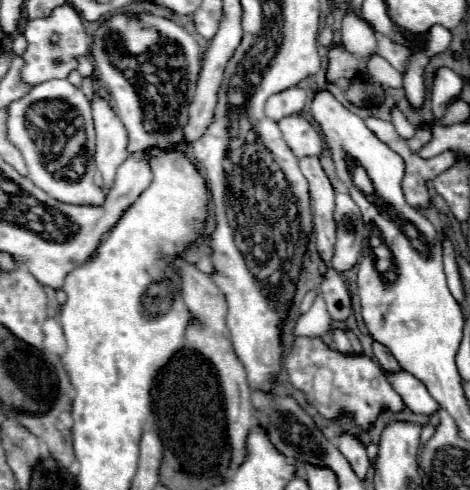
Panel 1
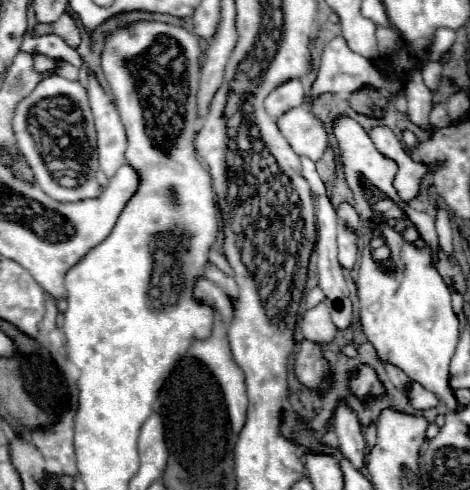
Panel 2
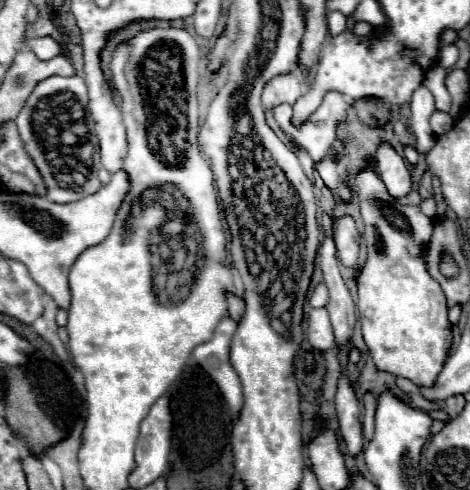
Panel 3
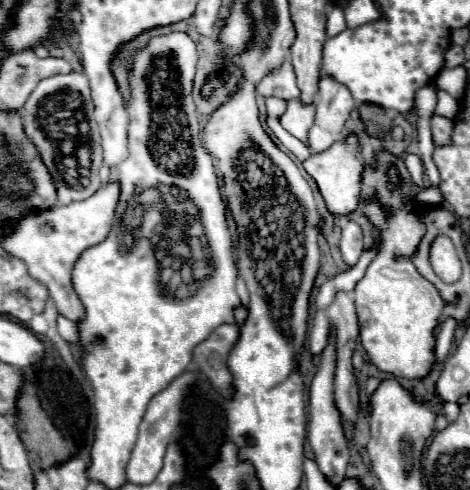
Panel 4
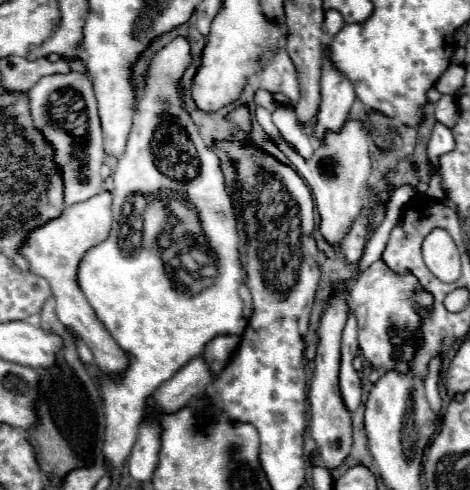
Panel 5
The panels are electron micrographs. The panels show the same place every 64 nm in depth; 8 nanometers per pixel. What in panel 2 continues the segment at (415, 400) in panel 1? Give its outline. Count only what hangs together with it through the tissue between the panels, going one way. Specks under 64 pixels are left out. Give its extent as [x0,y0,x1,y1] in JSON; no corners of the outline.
[408,384,440,410]

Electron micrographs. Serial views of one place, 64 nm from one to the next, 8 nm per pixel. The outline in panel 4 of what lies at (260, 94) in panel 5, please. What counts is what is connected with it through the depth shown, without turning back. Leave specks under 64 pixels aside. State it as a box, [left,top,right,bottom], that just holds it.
[266,96,286,118]

